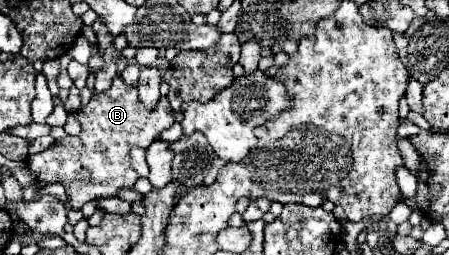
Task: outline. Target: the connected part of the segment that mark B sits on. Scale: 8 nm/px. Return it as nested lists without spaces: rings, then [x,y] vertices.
[[[116,75],[106,93],[94,95],[86,107],[78,109],[78,121],[82,131],[76,137],[64,137],[50,149],[26,159],[30,173],[38,181],[62,183],[66,187],[70,209],[82,209],[82,205],[88,201],[116,197],[122,189],[132,189],[138,173],[130,165],[130,149],[136,145],[148,147],[174,123],[174,115],[170,113],[170,103],[166,97],[160,99],[154,111],[144,109],[138,99],[138,89],[126,85],[122,77]]]

